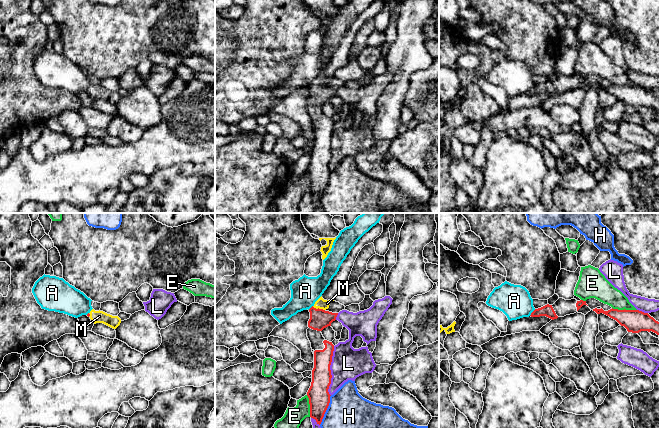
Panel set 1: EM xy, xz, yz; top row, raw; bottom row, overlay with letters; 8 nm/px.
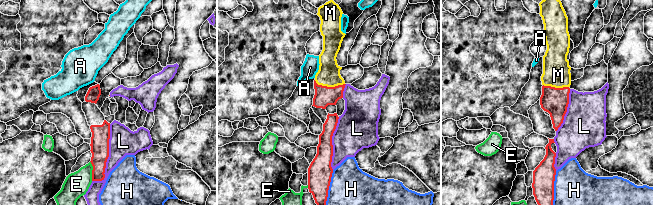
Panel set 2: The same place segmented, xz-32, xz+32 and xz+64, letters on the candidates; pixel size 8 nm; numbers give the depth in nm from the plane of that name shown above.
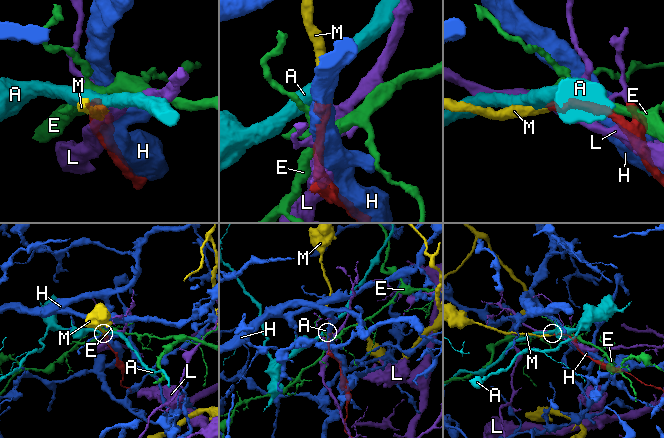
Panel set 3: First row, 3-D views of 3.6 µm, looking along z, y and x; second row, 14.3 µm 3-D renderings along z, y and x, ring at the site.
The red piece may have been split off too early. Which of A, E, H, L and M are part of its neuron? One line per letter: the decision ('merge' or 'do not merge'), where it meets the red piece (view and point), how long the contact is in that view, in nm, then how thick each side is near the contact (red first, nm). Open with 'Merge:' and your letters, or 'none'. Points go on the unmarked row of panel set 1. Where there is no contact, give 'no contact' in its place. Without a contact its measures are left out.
Merge: M
A: do not merge; contact yz (532, 88); length 80 nm; calibres 90 and 260 nm
E: do not merge; contact yz (624, 85); length 200 nm; calibres 190 and 180 nm
H: do not merge; contact xz (326, 185); length 260 nm; calibres 180 and 460 nm
L: do not merge; contact xz (330, 147); length 400 nm; calibres 180 and 260 nm
M: merge; contact xz (318, 84); length 110 nm; calibres 160 and 80 nm

